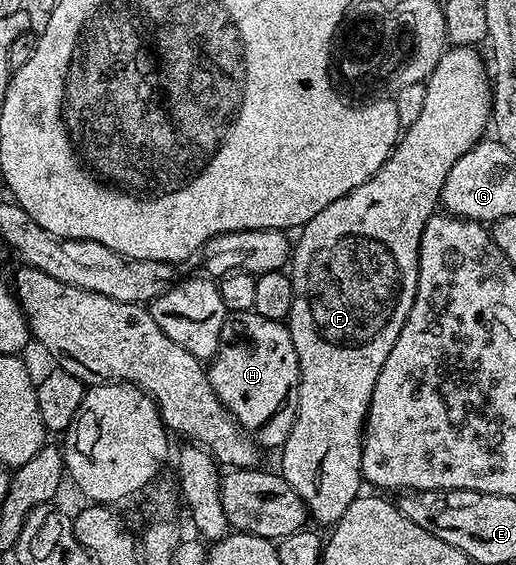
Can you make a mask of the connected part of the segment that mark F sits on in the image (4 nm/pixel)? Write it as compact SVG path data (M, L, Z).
M455 45L447 48L443 57L439 59L435 70L424 82L426 95L424 97L424 111L420 113L420 119L416 123L405 126L404 132L399 136L397 145L390 152L390 158L383 163L380 171L376 171L374 177L369 177L360 187L356 187L348 195L336 199L336 203L328 203L320 215L316 215L308 224L301 226L300 232L296 237L296 244L292 249L292 260L288 265L290 282L294 298L288 318L288 328L292 335L292 343L296 347L298 356L298 411L294 415L292 431L288 431L288 439L280 447L282 453L282 469L280 476L286 480L288 487L300 495L300 499L306 504L306 512L311 518L314 517L325 527L332 527L348 511L350 504L363 492L364 478L362 475L362 439L366 428L366 416L370 410L370 400L372 391L376 387L376 379L380 379L380 371L384 367L384 359L388 359L388 351L400 339L400 331L408 319L408 311L412 311L412 303L416 299L418 290L418 252L420 251L420 239L424 235L424 227L430 217L435 216L442 199L442 184L452 171L456 159L464 155L473 145L477 145L483 140L485 131L491 124L490 119L490 86L492 84L491 74L488 72L488 65L482 62L482 57L478 54L477 48L468 45Z

